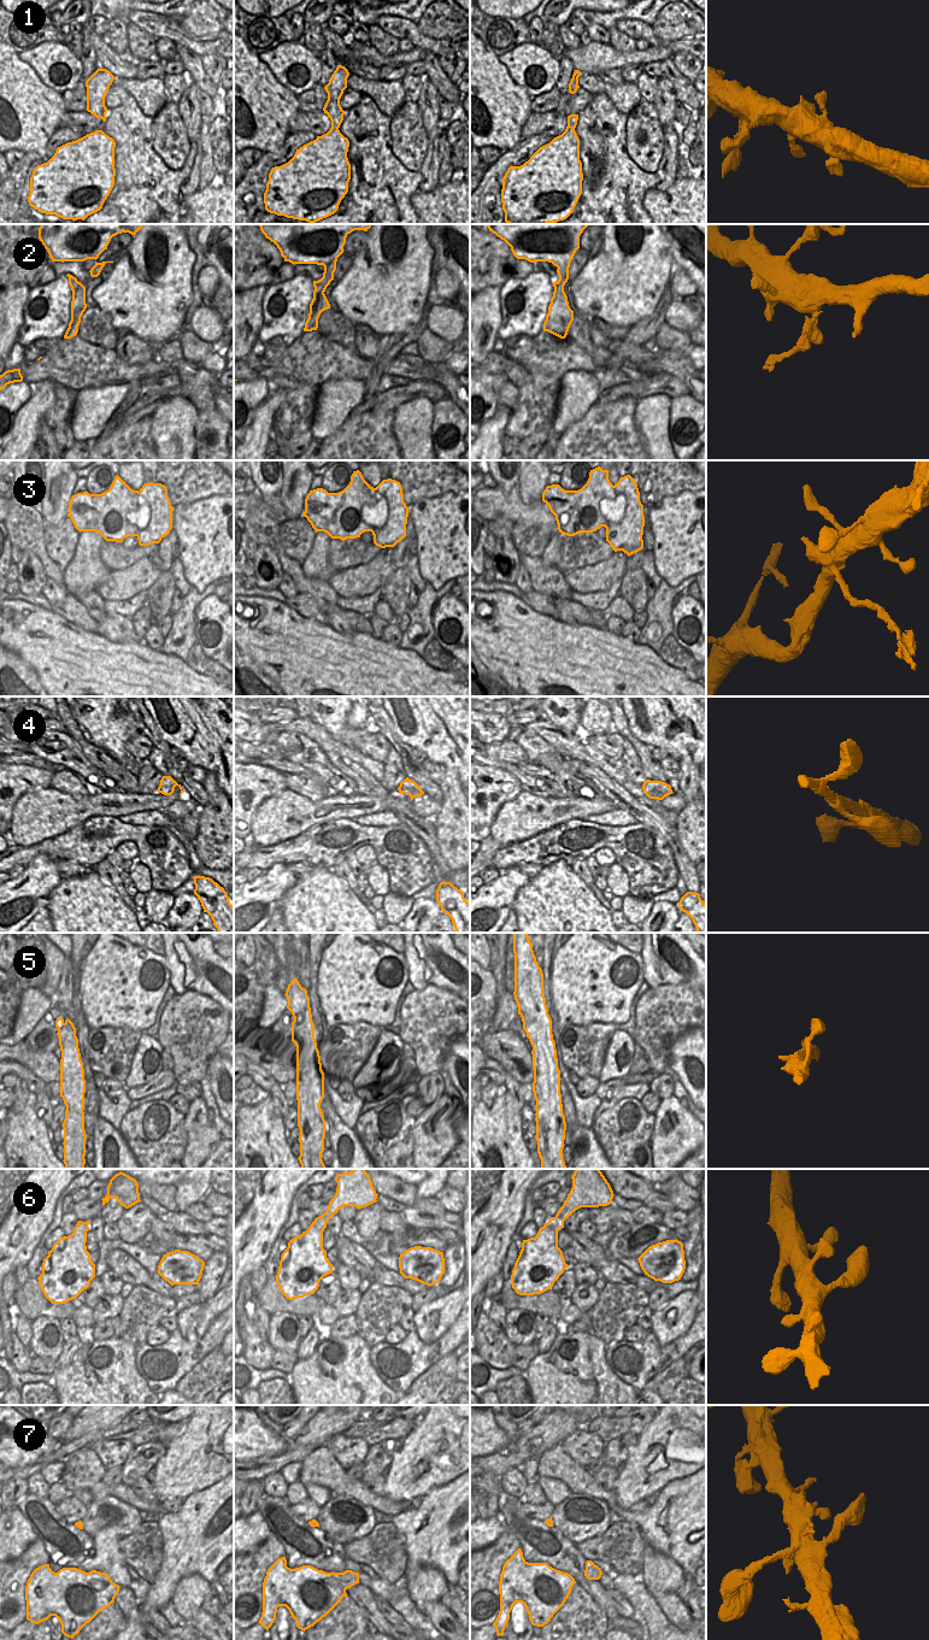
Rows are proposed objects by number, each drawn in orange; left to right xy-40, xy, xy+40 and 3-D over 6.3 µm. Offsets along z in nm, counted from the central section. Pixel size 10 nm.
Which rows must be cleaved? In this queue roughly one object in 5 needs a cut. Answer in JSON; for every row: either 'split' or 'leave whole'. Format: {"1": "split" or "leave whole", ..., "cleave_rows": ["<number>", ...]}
{"1": "leave whole", "2": "leave whole", "3": "split", "4": "leave whole", "5": "leave whole", "6": "leave whole", "7": "leave whole", "cleave_rows": ["3"]}

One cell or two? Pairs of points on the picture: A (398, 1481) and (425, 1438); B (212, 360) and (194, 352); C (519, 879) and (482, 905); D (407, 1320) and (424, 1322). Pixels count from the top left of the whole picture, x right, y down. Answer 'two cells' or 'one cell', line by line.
A: one cell
B: two cells
C: one cell
D: two cells

